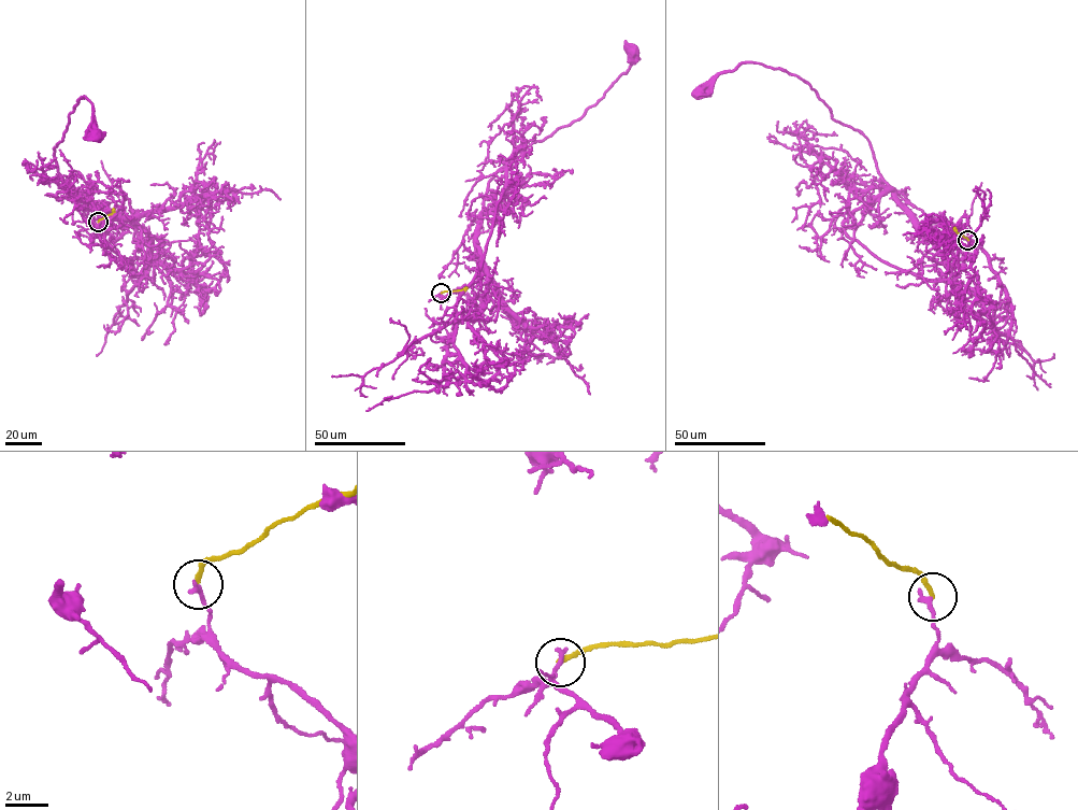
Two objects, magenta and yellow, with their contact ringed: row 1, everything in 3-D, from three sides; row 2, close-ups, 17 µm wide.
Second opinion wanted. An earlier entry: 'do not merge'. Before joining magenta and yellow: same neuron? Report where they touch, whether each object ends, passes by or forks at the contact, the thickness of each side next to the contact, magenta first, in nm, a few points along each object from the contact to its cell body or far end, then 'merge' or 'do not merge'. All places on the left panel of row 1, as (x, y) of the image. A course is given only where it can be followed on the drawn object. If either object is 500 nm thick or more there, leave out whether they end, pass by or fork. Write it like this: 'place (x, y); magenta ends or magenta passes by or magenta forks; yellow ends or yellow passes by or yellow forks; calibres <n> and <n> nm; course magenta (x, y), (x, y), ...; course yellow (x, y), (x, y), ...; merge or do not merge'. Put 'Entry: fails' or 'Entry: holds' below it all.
place (98, 222); magenta ends; yellow ends; calibres 260 and 200 nm; course magenta (98, 222), (113, 241), (127, 231), (72, 190), (54, 153), (83, 96), (91, 102), (95, 136); course yellow (98, 222), (111, 214), (113, 208); do not merge
Entry: holds

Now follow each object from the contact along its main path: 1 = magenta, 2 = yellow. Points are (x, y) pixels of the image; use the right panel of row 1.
1: (967, 240), (962, 257), (940, 254), (896, 201), (867, 138), (832, 118), (798, 76), (742, 64), (701, 91)
2: (967, 240), (954, 227)

